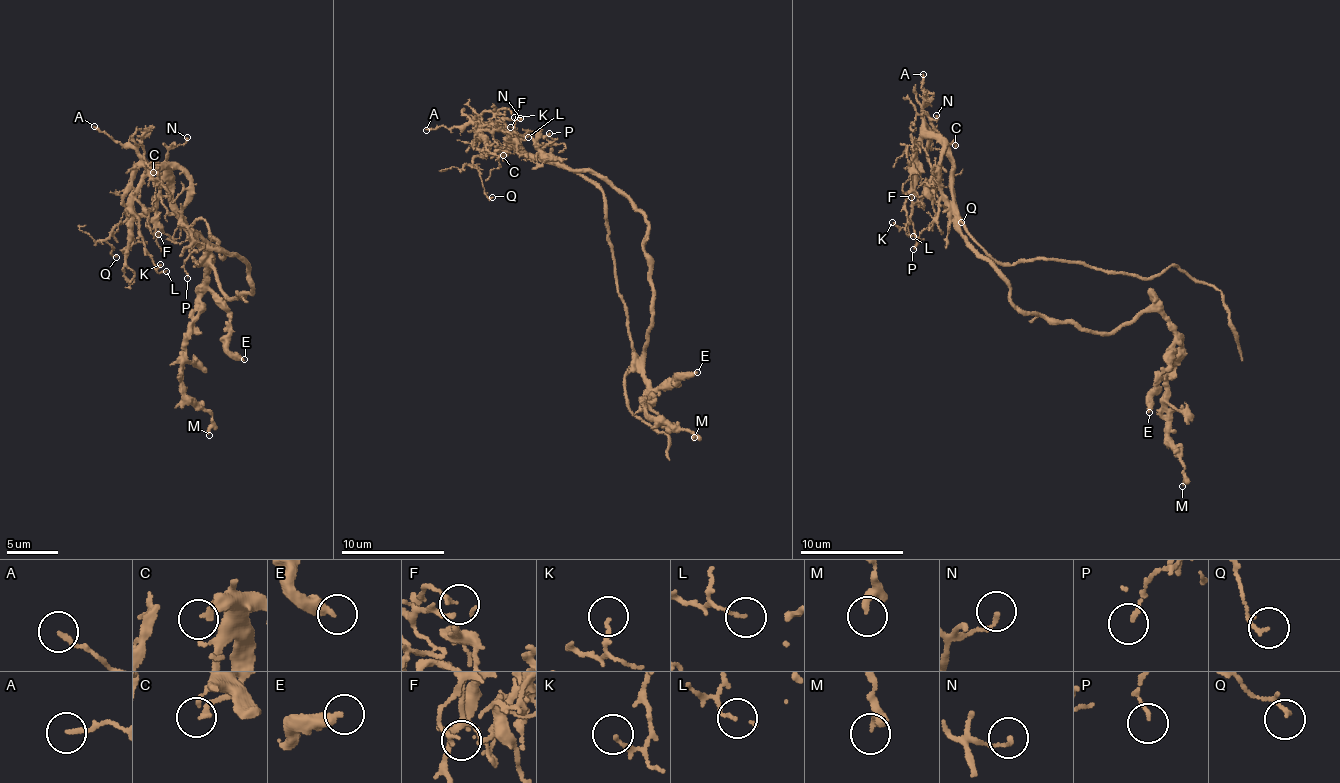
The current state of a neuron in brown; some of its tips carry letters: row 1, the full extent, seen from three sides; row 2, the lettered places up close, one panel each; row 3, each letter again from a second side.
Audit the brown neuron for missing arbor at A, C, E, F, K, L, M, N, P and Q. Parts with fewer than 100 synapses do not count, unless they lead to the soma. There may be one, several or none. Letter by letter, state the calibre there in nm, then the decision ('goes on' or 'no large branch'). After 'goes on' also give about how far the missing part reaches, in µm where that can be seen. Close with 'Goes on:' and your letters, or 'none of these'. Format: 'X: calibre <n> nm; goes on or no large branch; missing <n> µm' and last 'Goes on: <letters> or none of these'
A: calibre 170 nm; no large branch
C: calibre 180 nm; no large branch
E: calibre 360 nm; no large branch
F: calibre 130 nm; no large branch
K: calibre 120 nm; no large branch
L: calibre 110 nm; no large branch
M: calibre 200 nm; no large branch
N: calibre 140 nm; no large branch
P: calibre 130 nm; no large branch
Q: calibre 100 nm; no large branch
Goes on: none of these

